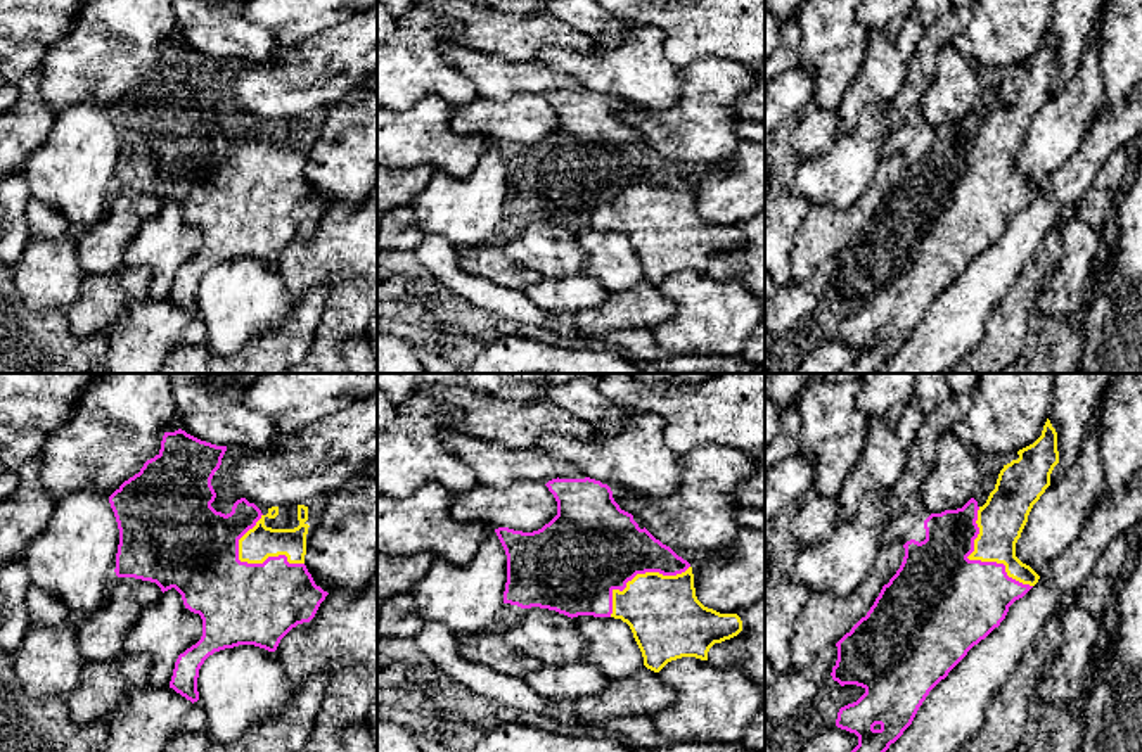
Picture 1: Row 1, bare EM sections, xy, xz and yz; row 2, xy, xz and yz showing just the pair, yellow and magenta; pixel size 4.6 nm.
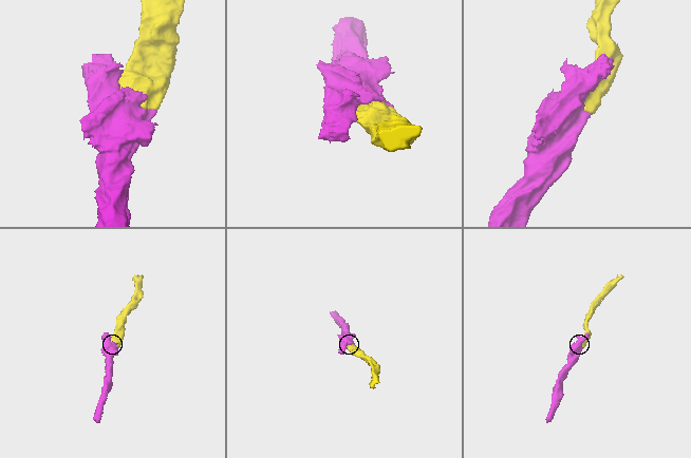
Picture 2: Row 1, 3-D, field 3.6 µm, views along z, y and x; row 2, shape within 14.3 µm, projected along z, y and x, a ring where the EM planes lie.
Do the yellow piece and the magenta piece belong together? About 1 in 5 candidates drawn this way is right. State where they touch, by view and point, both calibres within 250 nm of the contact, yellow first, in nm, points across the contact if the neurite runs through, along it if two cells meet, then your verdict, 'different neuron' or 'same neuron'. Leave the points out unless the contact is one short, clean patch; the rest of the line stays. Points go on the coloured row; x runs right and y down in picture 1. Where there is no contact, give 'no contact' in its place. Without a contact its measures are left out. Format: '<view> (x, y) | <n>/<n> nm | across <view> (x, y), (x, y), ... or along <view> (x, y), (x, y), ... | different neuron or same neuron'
yz (978, 559) | 220/460 nm | same neuron

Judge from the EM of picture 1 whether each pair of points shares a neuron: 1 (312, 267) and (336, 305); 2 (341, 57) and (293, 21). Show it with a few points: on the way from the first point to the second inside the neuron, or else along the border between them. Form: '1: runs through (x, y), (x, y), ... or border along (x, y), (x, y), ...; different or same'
1: runs through (322, 270), (336, 284), (336, 294); same
2: border along (348, 18), (310, 37); different

